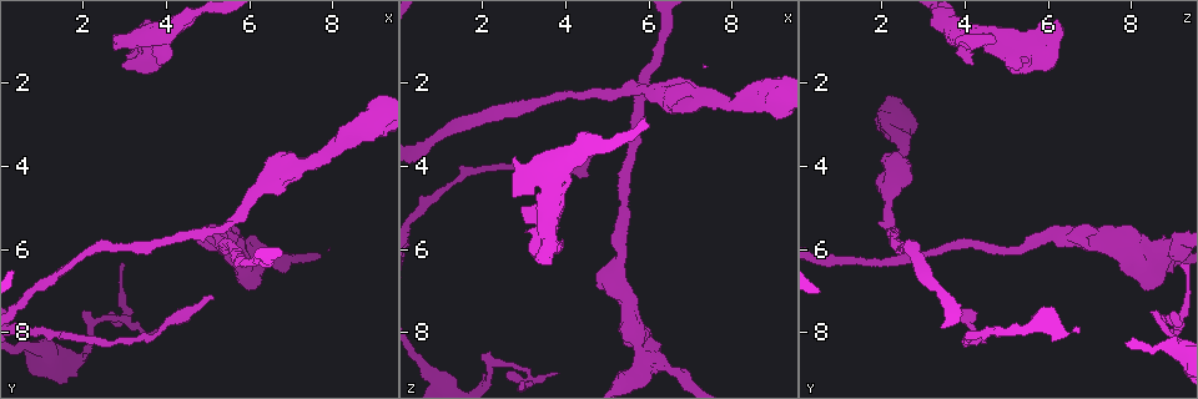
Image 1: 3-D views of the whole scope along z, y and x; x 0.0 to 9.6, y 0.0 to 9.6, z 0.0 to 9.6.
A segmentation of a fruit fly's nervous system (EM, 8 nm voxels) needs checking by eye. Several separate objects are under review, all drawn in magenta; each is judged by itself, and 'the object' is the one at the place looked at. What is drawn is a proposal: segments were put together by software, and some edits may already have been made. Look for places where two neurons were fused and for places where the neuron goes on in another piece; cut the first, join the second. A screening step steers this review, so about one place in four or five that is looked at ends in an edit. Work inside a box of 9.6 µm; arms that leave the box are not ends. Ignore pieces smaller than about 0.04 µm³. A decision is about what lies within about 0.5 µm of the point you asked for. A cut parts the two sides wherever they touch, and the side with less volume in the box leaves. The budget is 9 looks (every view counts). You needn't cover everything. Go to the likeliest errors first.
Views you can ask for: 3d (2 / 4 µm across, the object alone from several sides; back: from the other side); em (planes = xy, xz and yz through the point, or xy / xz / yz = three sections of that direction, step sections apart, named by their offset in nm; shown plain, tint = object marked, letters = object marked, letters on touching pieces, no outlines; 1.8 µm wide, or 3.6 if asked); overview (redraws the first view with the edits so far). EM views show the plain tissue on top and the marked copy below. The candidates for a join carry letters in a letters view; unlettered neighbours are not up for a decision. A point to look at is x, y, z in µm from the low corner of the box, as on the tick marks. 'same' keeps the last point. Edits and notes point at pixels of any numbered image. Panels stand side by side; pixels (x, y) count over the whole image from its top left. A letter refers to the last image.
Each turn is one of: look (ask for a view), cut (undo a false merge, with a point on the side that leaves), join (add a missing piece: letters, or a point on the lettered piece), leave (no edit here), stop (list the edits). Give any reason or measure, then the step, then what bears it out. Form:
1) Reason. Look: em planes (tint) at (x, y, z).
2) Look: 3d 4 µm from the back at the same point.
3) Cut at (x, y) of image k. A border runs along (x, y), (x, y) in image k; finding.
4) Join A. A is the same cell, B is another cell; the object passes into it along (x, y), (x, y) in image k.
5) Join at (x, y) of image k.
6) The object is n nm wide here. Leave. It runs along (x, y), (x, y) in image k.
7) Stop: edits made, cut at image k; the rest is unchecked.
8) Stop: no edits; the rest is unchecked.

Two arms in line, one across. Look: 3d 4 µm at (4.00, 0.65, 3.95).

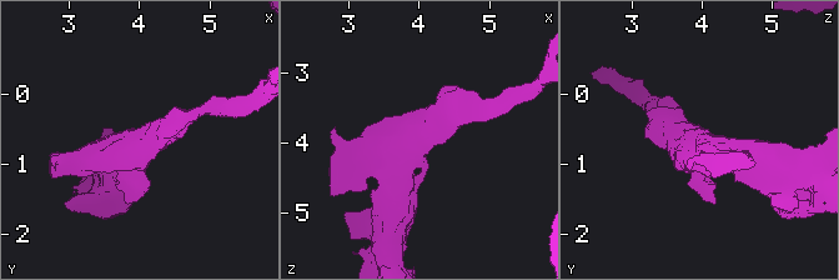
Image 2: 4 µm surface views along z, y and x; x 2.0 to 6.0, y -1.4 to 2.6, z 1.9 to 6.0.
Shape alone is not enough. Look: em xy step 4 (tint) at (4.05, 0.65, 4.00).

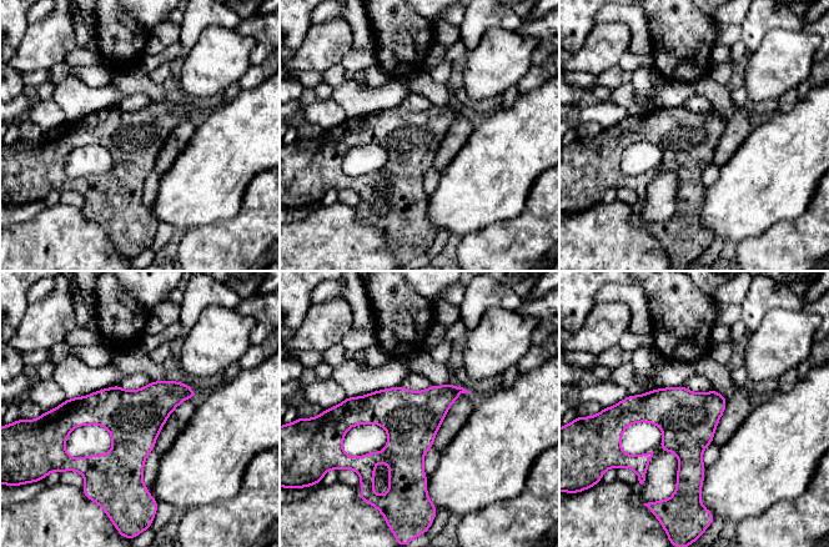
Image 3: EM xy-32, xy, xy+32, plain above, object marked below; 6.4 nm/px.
Look: em planes (letters) at the same point.

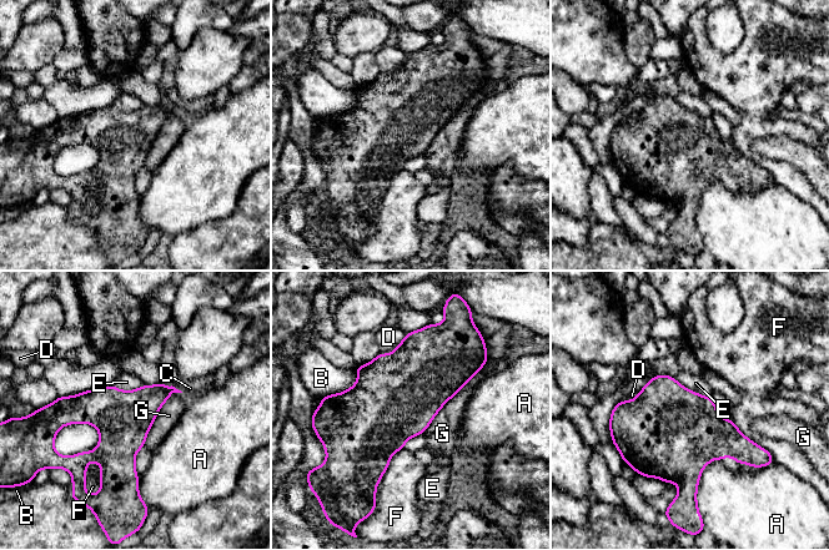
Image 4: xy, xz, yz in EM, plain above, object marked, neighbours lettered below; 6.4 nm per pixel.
The object is 360 nm wide here. Leave. A, B, C, D, E, F and G are other cells; a border runs along (673, 377), (684, 387), (711, 397) in image 4; one neuron here.

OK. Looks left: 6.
Abrupt turn. Look: 3d 2 µm at (2.50, 7.60, 8.75).

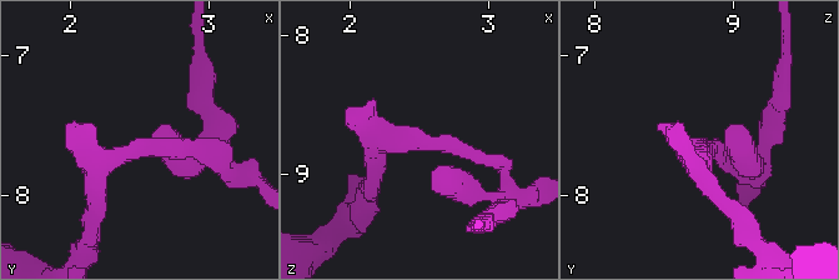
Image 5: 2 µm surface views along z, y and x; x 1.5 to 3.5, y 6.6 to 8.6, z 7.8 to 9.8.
Look: em planes (letters) at (2.52, 7.64, 8.78).

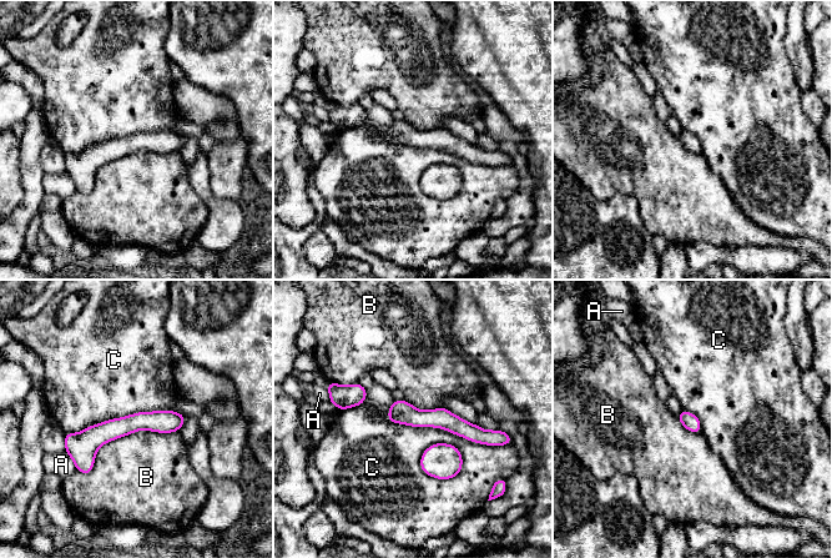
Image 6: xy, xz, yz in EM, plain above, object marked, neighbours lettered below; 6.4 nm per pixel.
The object is 100 nm wide here. Leave. A, B and C are other cells; it runs along (181, 417), (106, 431), (79, 466) in image 6; one neuron here.

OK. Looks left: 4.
Branch point. Look: 3d 4 µm from the back at (5.75, 6.15, 8.15).

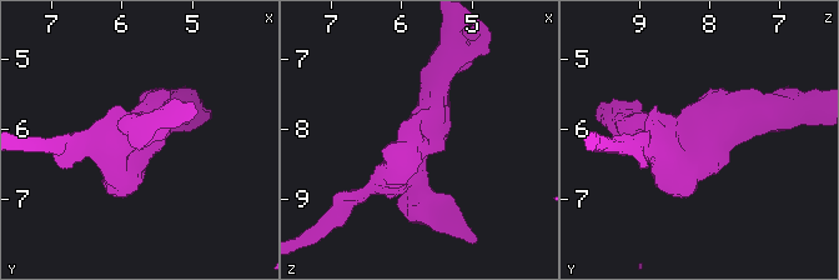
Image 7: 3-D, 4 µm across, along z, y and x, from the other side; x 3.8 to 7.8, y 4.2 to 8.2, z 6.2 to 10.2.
Need the tissue. Look: em 3.6 µm planes (letters) at (5.70, 6.20, 8.15).

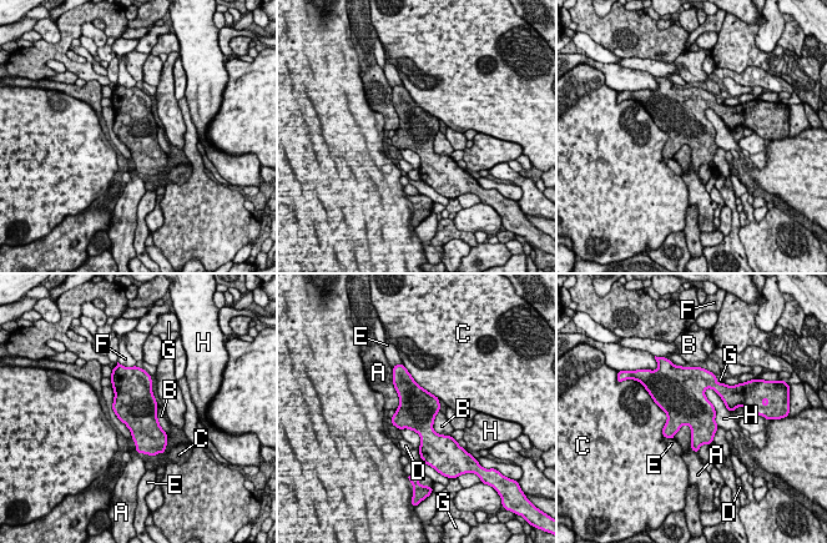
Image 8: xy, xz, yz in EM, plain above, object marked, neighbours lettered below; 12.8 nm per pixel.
The object is 480 nm wide here. Leave. A, B, C, D, E, F, G and H are other cells; a border runs along (684, 423), (690, 428), (696, 453) in image 8; one neuron here.

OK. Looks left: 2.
Thick turns thin. Look: em planes (letters) at (0.95, 8.25, 9.10).

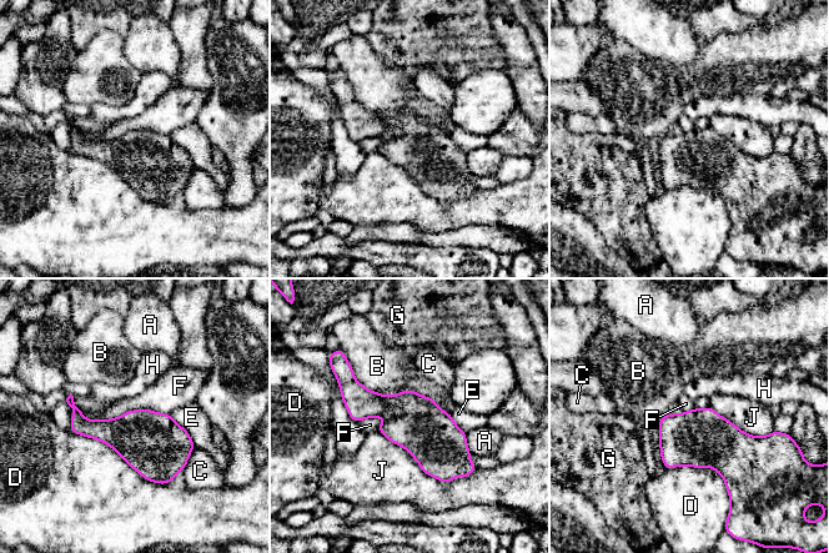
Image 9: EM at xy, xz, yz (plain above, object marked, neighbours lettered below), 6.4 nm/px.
Leave. A, B, C, D, E, F, G, H and J are other cells; it runs along (346, 380), (467, 466) in image 9; continuous, no second neuron.

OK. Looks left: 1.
Stop: no edits; the rest is unchecked.

